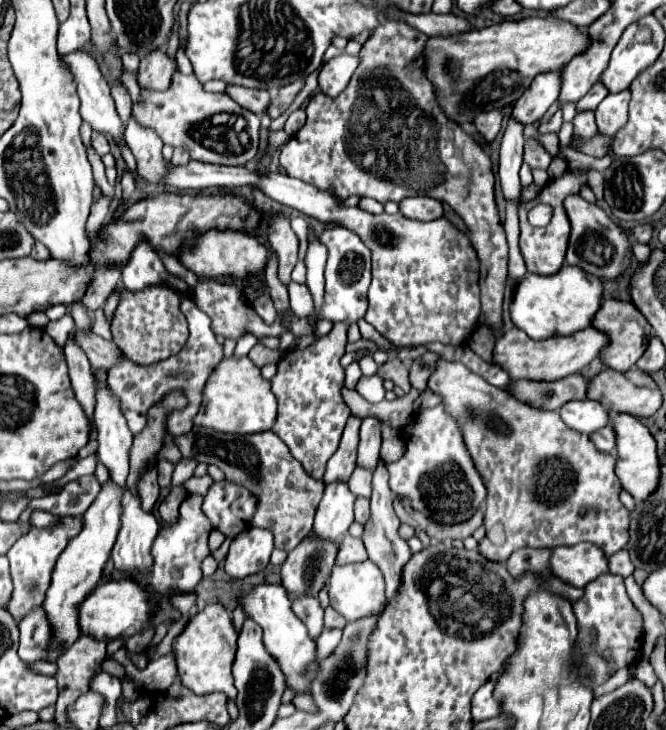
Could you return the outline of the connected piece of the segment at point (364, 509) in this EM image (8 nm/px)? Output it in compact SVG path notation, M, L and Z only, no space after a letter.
M358 498L354 512L356 512L356 522L366 524L370 518L370 502L366 498Z

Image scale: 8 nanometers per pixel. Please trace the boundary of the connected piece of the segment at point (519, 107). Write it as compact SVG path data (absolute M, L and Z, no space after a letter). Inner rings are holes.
M562 68L536 76L532 80L530 88L514 104L512 116L516 120L522 120L522 124L530 124L530 122L540 120L546 114L546 110L550 108L550 104L560 94L560 74L562 74Z

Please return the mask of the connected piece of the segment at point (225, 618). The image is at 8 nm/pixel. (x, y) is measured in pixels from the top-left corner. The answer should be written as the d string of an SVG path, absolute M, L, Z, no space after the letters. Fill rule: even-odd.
M210 604L198 614L190 616L186 628L174 640L174 658L178 680L190 692L202 696L210 692L222 692L228 698L236 698L236 688L232 680L232 662L236 656L236 630L232 626L230 614L220 604Z

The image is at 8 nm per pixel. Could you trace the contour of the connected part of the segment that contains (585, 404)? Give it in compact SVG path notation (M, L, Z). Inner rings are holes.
M572 400L560 408L562 422L578 432L592 434L610 422L608 412L594 400Z

